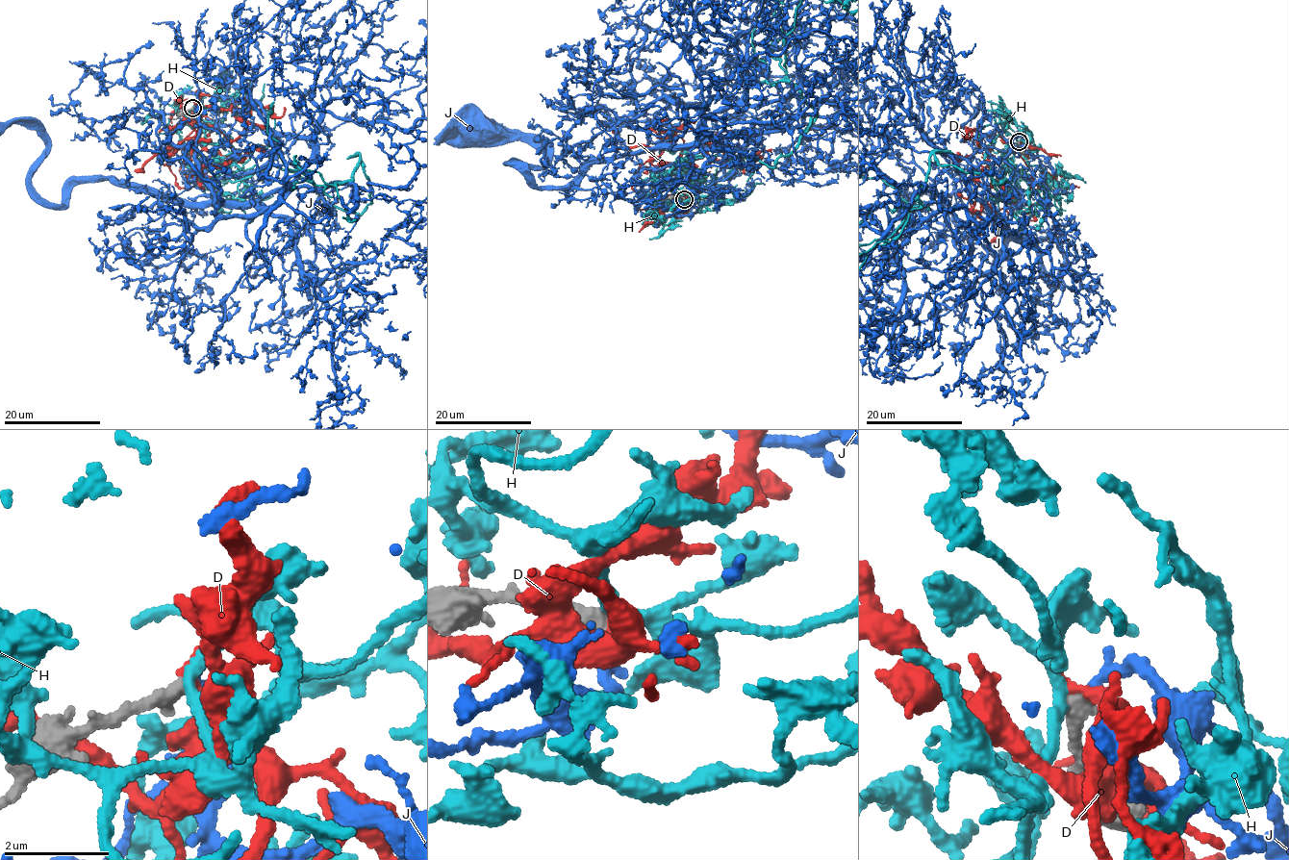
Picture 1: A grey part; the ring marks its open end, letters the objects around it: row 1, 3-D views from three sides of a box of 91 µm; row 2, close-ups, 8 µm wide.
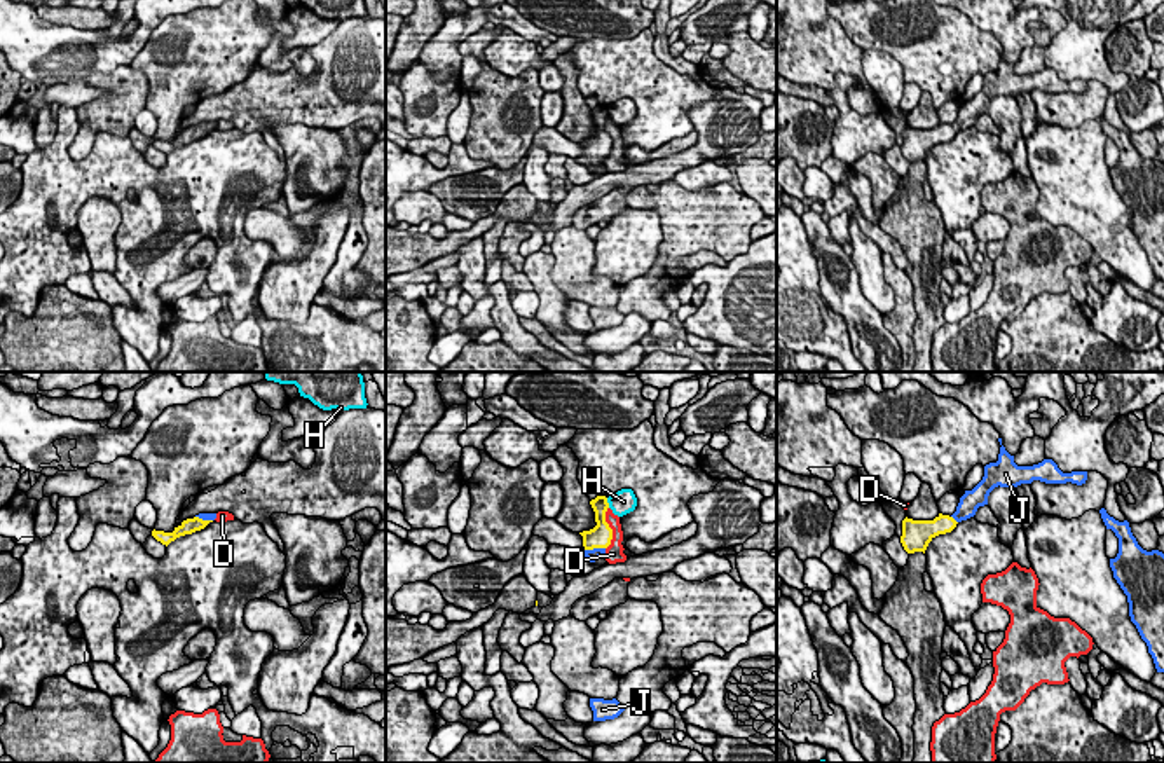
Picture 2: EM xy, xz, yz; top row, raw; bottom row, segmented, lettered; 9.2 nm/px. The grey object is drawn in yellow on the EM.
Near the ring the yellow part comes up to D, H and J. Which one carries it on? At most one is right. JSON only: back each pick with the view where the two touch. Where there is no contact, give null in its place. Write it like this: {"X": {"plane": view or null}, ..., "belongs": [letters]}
{"J": {"plane": "xz"}, "belongs": ["J"]}

